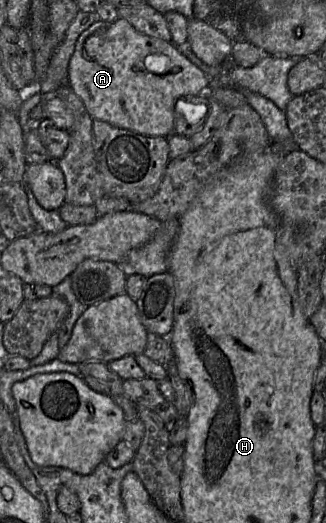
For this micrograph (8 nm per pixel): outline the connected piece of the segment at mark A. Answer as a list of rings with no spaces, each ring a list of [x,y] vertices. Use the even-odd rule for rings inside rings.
[[[117,18],[113,22],[98,20],[79,35],[68,64],[67,84],[82,100],[93,120],[105,121],[144,136],[168,138],[174,131],[177,100],[207,93],[211,80],[172,42],[143,34],[125,19]]]

